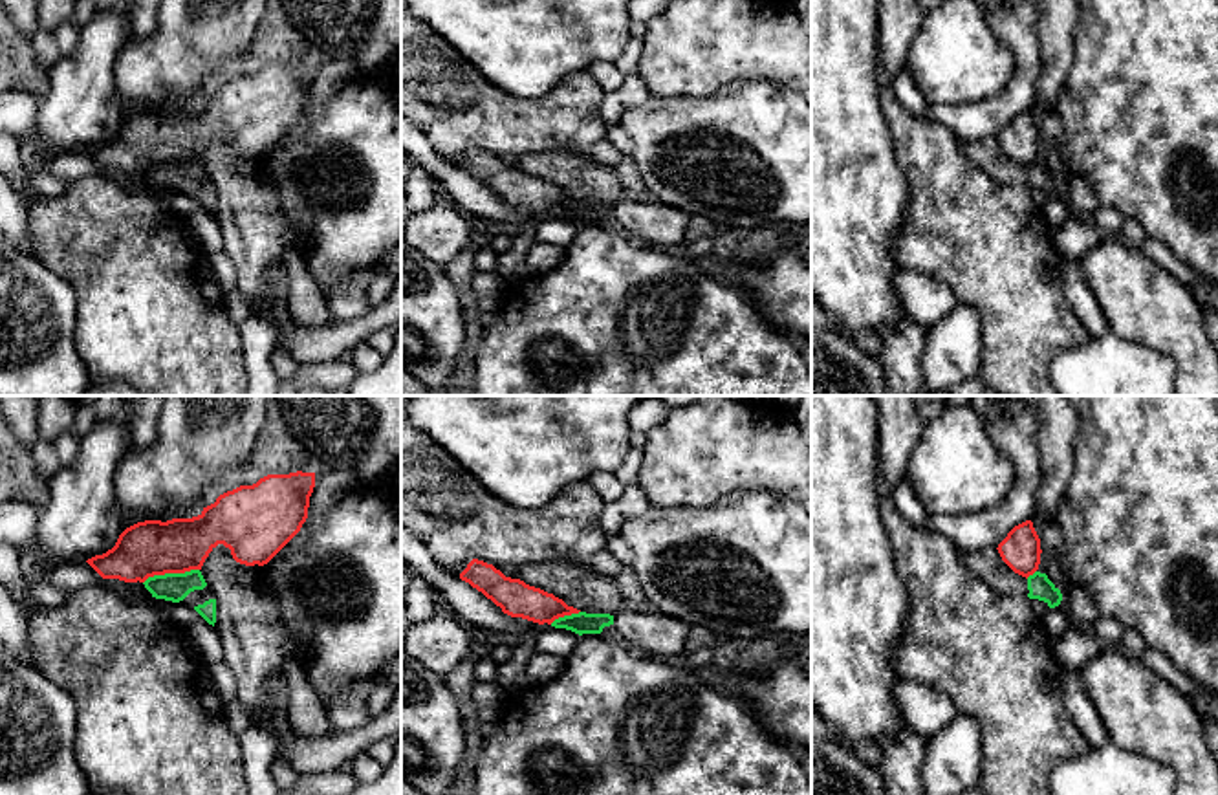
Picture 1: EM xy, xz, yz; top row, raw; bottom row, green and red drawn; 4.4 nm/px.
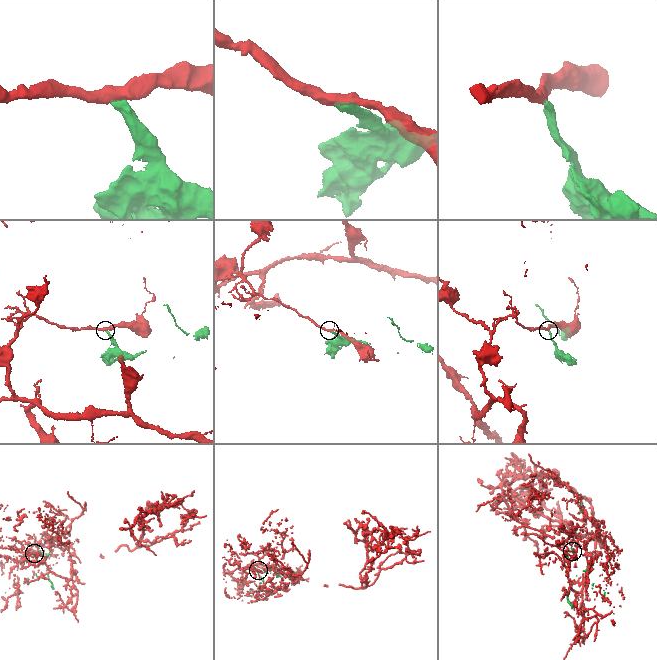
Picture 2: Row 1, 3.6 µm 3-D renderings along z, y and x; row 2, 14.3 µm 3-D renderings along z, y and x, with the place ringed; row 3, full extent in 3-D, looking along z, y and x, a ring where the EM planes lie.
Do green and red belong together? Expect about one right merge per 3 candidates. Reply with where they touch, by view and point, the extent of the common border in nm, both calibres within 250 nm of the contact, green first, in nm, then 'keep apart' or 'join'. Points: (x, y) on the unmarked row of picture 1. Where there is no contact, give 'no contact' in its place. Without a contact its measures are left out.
xy (171, 163) | 260 nm | 130/240 nm | keep apart

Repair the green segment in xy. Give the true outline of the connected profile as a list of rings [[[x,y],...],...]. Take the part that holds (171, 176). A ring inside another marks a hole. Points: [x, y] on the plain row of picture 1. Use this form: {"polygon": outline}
{"polygon": [[[200,159],[185,163],[165,163],[148,167],[145,172],[148,185],[172,192],[187,191],[194,200],[214,216],[216,189]]]}

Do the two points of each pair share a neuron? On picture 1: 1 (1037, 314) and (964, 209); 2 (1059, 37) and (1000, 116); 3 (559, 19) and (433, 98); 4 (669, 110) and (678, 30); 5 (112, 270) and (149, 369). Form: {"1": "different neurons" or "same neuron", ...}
{"1": "same neuron", "2": "different neurons", "3": "different neurons", "4": "different neurons", "5": "same neuron"}

